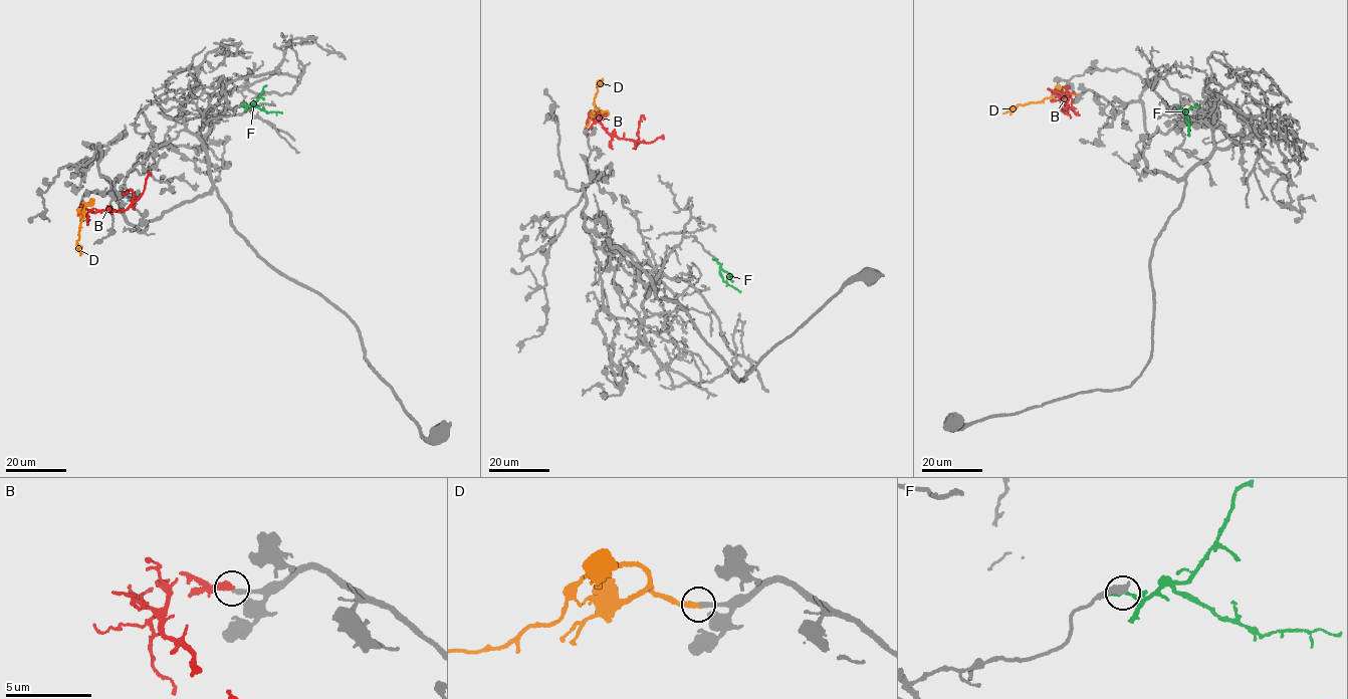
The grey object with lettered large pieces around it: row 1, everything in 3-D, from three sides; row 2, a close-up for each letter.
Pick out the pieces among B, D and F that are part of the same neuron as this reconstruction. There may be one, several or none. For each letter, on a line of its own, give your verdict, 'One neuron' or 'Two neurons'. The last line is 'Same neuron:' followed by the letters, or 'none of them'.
B: Two neurons
D: One neuron
F: Two neurons
Same neuron: D

